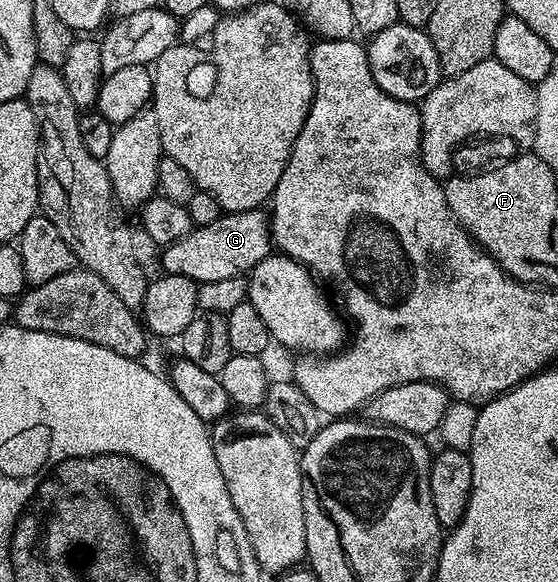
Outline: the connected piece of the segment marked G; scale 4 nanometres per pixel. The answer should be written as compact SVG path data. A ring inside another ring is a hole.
M253 208L243 212L228 212L220 218L216 218L216 222L211 222L208 226L195 228L193 232L188 233L180 242L165 245L161 252L161 271L163 273L186 276L197 285L204 282L217 282L219 278L246 276L264 257L271 255L270 217L262 208Z

